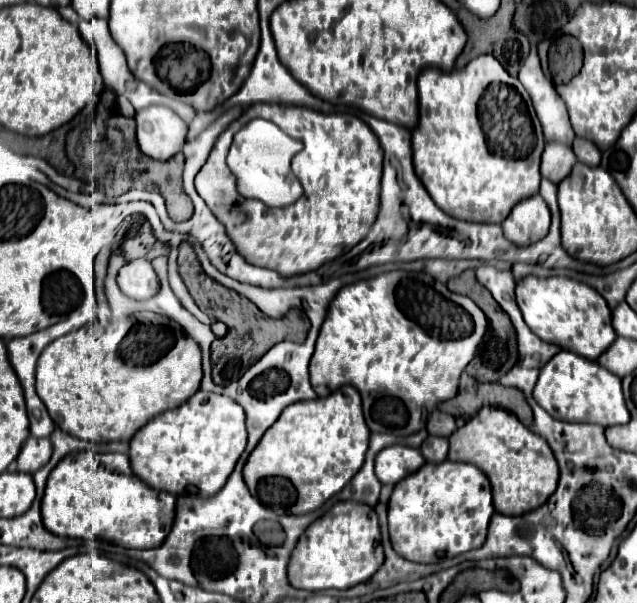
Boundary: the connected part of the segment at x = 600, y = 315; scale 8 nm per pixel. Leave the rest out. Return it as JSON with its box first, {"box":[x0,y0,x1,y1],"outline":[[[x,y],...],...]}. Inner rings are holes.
{"box":[515,276,617,360],"outline":[[[527,276],[517,284],[515,294],[527,326],[545,342],[573,350],[573,354],[581,354],[583,358],[597,360],[599,354],[603,354],[617,338],[611,326],[611,310],[607,302],[597,294],[597,290],[583,282],[565,276],[553,276],[547,280]]]}

